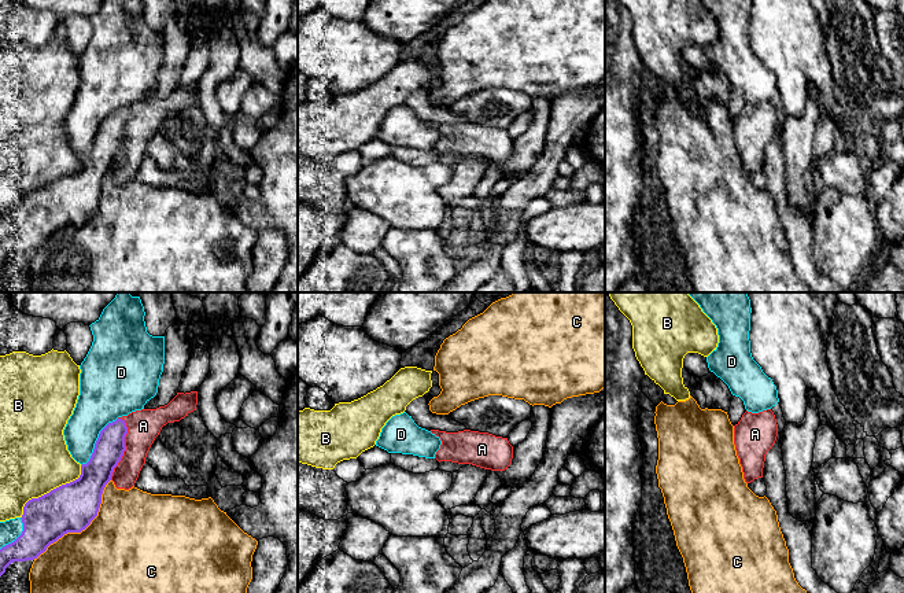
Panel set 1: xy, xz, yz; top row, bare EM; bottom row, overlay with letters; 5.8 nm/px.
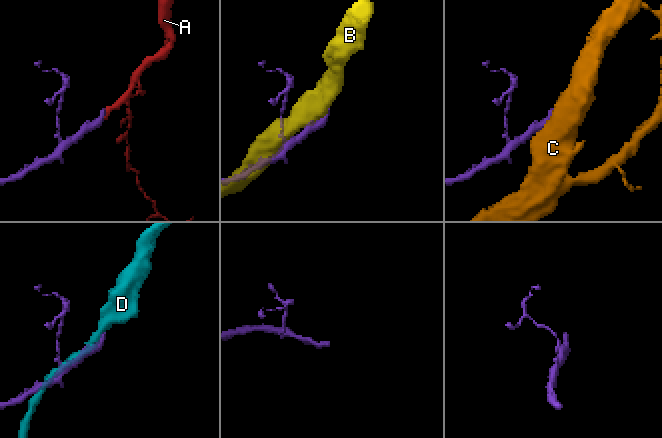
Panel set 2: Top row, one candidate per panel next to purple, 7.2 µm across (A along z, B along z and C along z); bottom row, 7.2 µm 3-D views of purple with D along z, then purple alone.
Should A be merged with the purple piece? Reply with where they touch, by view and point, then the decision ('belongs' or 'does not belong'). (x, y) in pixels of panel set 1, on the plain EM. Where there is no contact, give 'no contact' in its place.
contact xy (125, 142); belongs

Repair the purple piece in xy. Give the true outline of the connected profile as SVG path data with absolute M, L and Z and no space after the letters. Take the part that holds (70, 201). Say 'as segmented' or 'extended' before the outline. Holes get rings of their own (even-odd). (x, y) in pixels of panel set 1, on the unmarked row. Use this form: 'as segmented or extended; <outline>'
extended; M198 84L177 85L165 99L108 115L78 172L25 196L22 226L0 242L0 269L11 255L34 253L64 226L85 222L97 209L106 177L112 173L117 181L132 181L162 119L180 114L196 97Z

